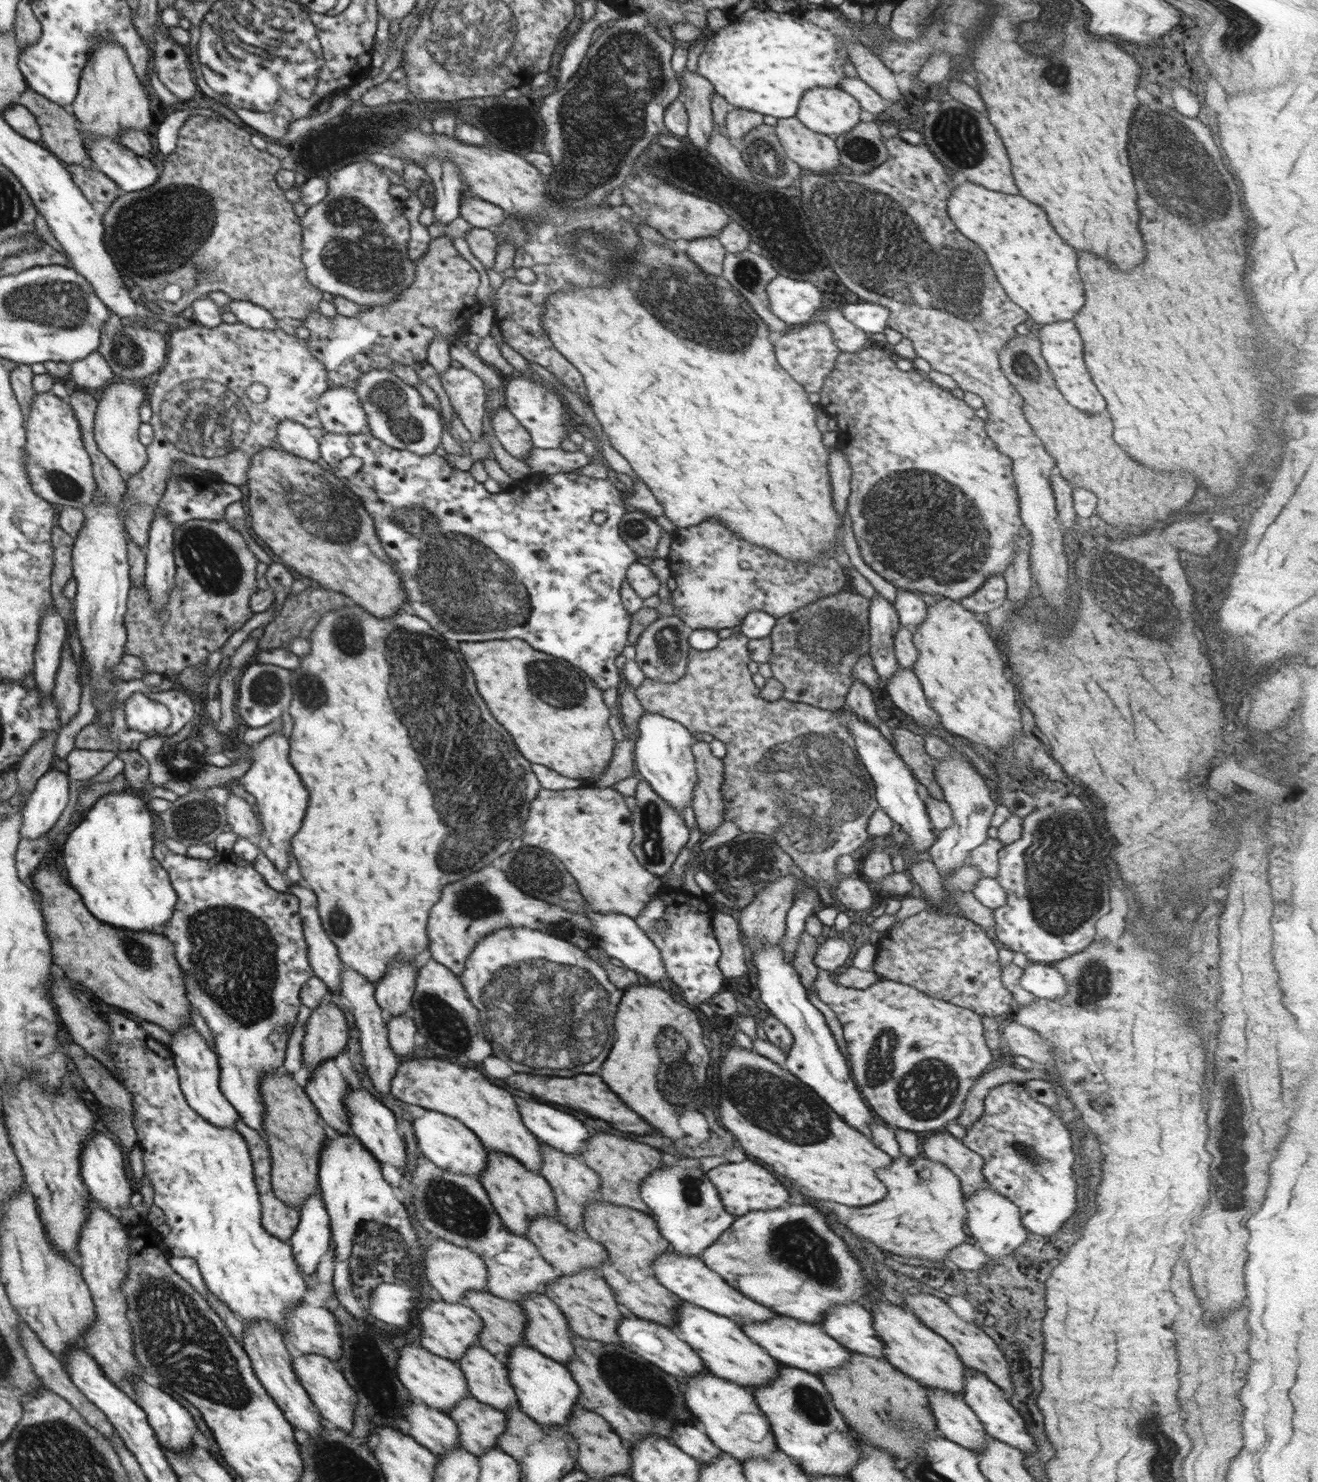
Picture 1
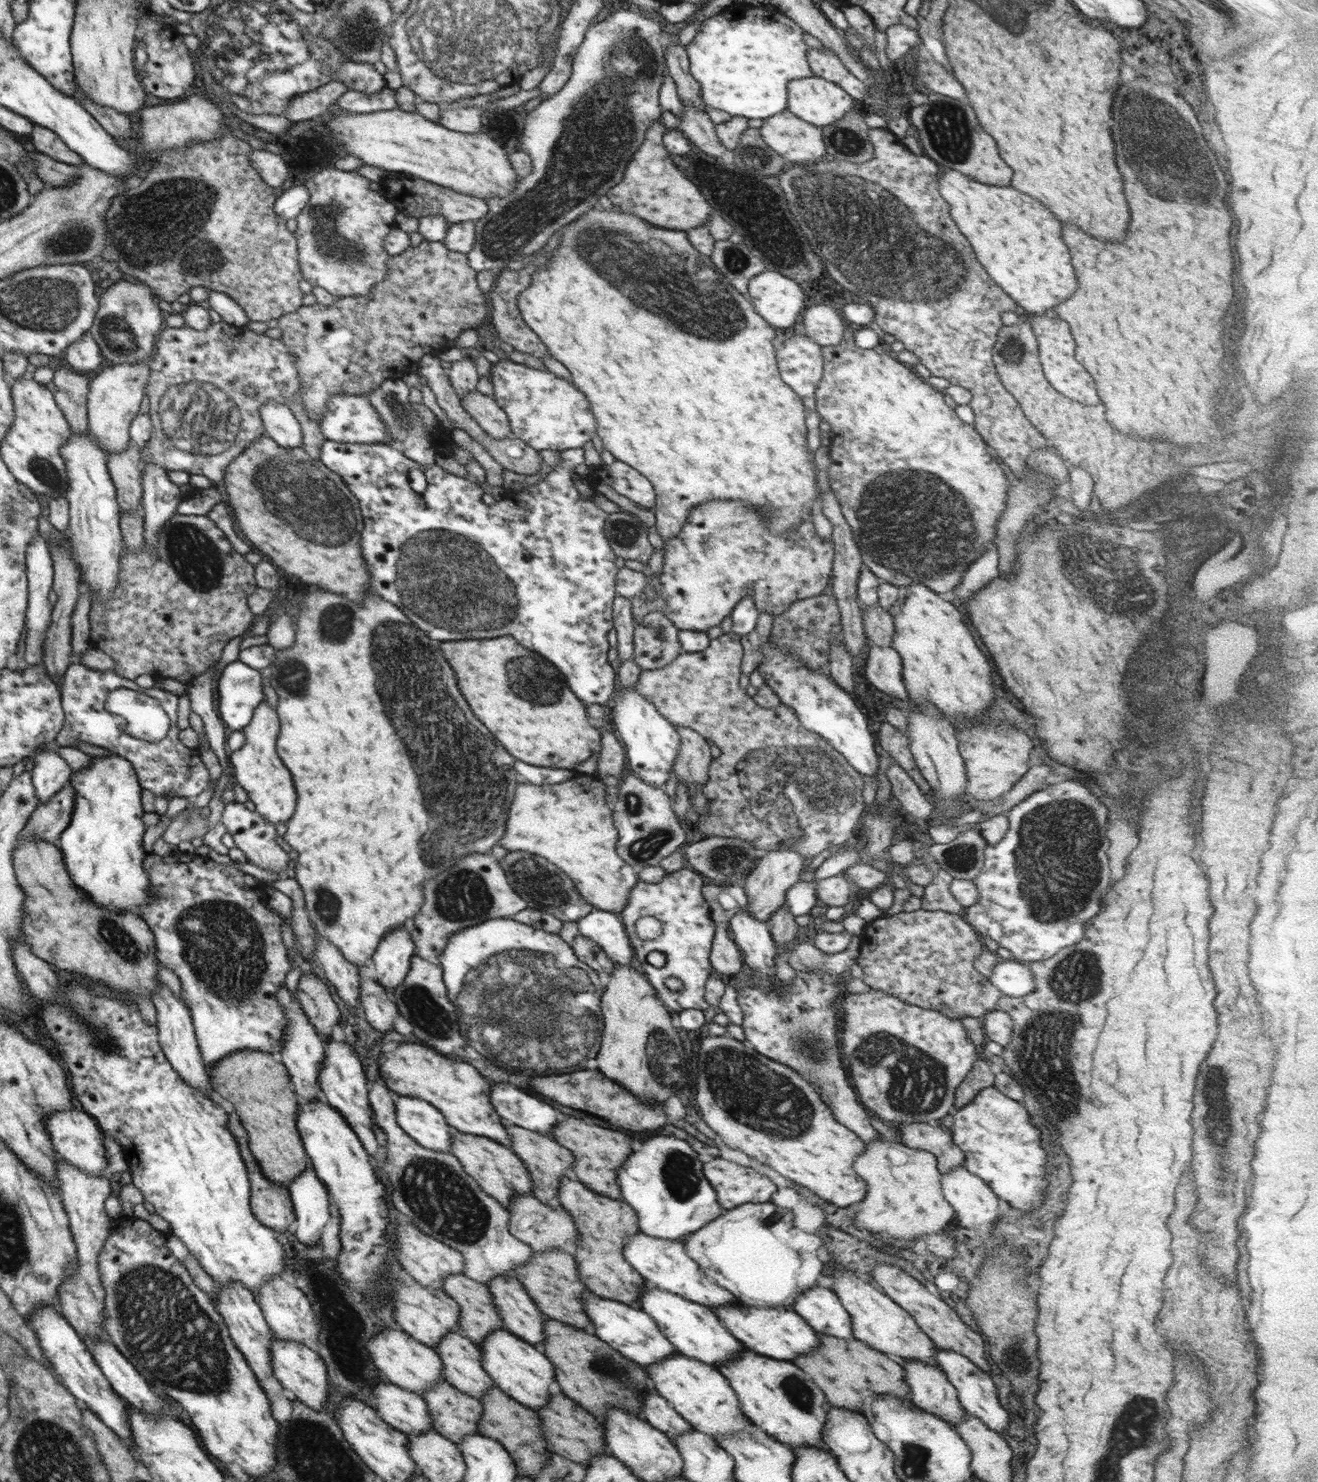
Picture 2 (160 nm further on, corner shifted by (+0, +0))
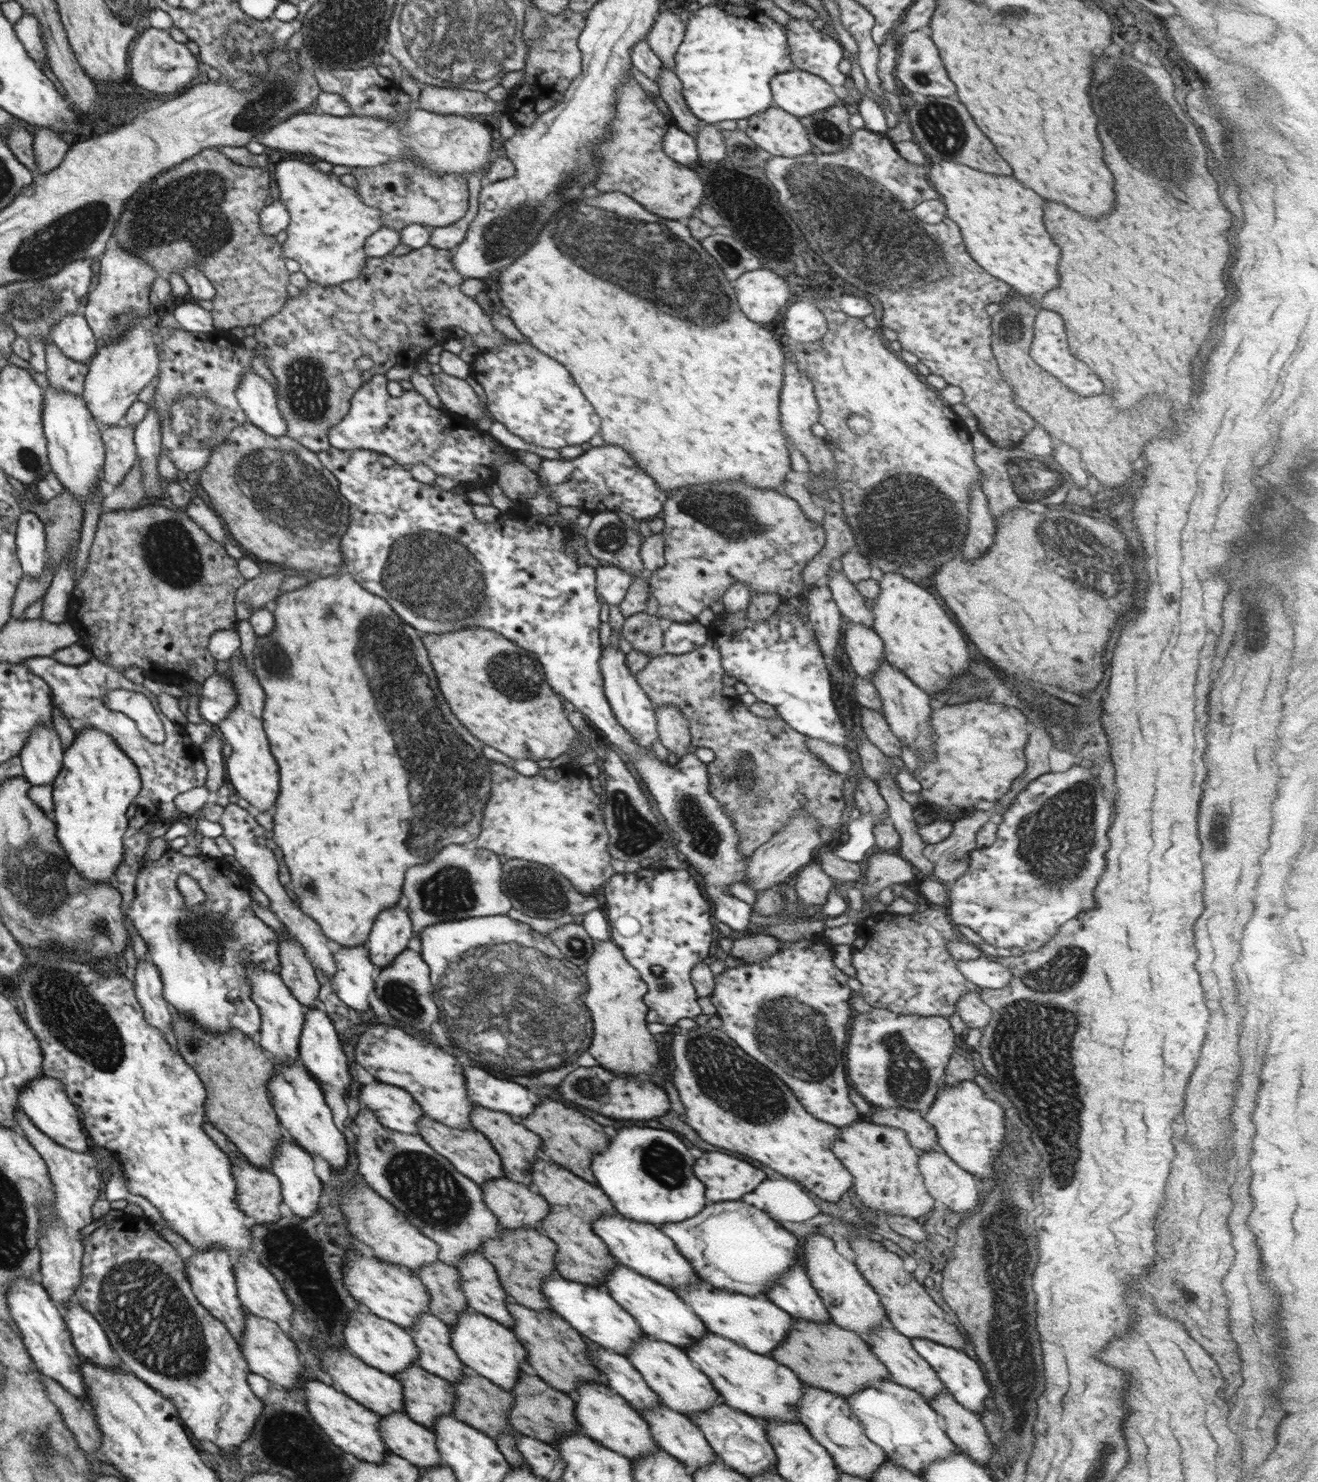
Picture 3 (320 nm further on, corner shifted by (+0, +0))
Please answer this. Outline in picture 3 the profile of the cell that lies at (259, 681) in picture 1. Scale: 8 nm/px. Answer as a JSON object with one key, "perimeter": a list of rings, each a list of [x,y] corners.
{"perimeter":[[[214,673],[205,680],[200,690],[198,712],[204,722],[217,726],[238,701],[233,682],[225,674]]]}

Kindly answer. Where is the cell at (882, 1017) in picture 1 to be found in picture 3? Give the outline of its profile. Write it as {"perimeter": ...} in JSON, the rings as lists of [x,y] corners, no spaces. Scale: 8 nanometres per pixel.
{"perimeter":[[[872,1008],[866,1014],[858,1013],[845,1051],[848,1081],[872,1106],[907,1108],[925,1115],[934,1102],[939,1086],[944,1083],[950,1055],[955,1053],[954,1042],[956,1033],[949,1020],[943,1016],[898,1015],[888,1011],[888,1008]]]}

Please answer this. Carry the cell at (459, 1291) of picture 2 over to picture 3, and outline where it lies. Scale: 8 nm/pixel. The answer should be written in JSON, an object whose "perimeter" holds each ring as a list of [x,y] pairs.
{"perimeter":[[[436,1261],[430,1266],[422,1266],[416,1276],[431,1296],[429,1313],[437,1316],[442,1322],[451,1325],[457,1321],[457,1316],[461,1315],[462,1311],[470,1310],[464,1291],[461,1289],[462,1281],[457,1268]]]}

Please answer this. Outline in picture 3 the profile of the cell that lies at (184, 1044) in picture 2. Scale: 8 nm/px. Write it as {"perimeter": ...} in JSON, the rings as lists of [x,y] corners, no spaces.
{"perimeter":[[[137,960],[133,986],[138,1003],[142,1005],[146,1022],[157,1028],[166,1042],[173,1045],[175,1042],[171,1030],[173,1014],[169,1011],[172,1005],[164,1000],[162,980],[157,966],[152,961]]]}

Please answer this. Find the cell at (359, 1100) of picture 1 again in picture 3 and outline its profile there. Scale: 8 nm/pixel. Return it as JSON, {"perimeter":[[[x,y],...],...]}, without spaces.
{"perimeter":[[[318,1009],[305,1012],[305,1019],[299,1036],[299,1060],[307,1071],[322,1084],[331,1084],[342,1096],[346,1096],[352,1080],[352,1067],[342,1051],[342,1038],[337,1033],[330,1017]]]}

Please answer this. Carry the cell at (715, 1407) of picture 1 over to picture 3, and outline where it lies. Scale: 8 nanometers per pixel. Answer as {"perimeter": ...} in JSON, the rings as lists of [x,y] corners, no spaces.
{"perimeter":[[[650,1337],[640,1338],[625,1357],[640,1372],[650,1390],[660,1397],[662,1405],[688,1418],[690,1415],[707,1411],[712,1405],[722,1401],[721,1394],[714,1388],[706,1373],[702,1372],[681,1348]]]}

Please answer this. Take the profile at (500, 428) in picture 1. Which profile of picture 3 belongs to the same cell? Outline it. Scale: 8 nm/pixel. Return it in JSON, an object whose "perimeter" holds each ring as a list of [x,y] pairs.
{"perimeter":[[[444,372],[432,375],[434,378],[431,383],[434,386],[434,390],[438,393],[446,408],[452,413],[476,422],[484,416],[483,412],[489,412],[487,405],[485,409],[474,390],[465,380]]]}

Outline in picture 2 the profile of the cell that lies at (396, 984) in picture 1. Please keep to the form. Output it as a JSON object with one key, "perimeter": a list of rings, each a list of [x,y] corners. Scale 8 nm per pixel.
{"perimeter":[[[402,926],[383,936],[374,951],[372,963],[376,981],[386,990],[394,990],[403,983],[410,970],[410,961],[415,954],[411,933]]]}

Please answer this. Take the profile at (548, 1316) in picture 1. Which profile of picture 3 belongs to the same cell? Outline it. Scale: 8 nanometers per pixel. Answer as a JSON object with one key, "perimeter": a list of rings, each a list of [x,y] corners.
{"perimeter":[[[472,1252],[472,1254],[466,1254],[459,1260],[457,1270],[460,1273],[460,1281],[462,1281],[460,1282],[461,1289],[464,1291],[467,1306],[470,1310],[482,1313],[484,1316],[498,1321],[501,1325],[512,1328],[513,1316],[506,1308],[506,1303],[512,1301],[512,1299],[500,1285],[498,1271],[492,1267],[490,1261],[486,1260],[480,1253],[474,1254]]]}

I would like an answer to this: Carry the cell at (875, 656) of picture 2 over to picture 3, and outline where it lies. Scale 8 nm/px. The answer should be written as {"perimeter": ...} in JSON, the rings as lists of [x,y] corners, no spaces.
{"perimeter":[[[850,622],[842,633],[841,642],[857,676],[871,681],[879,664],[886,661],[883,640],[873,628]]]}

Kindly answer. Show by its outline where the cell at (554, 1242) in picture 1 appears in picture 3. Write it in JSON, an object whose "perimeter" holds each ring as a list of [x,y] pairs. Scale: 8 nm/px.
{"perimeter":[[[502,1177],[481,1184],[484,1205],[506,1230],[541,1231],[542,1220],[550,1214],[548,1201],[519,1182]]]}

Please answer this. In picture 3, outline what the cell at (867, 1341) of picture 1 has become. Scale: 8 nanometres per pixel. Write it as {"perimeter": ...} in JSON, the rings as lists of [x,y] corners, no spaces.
{"perimeter":[[[802,1265],[790,1268],[774,1287],[767,1288],[764,1294],[778,1308],[790,1312],[791,1316],[819,1323],[829,1323],[831,1314],[824,1308],[822,1299],[810,1283]]]}

